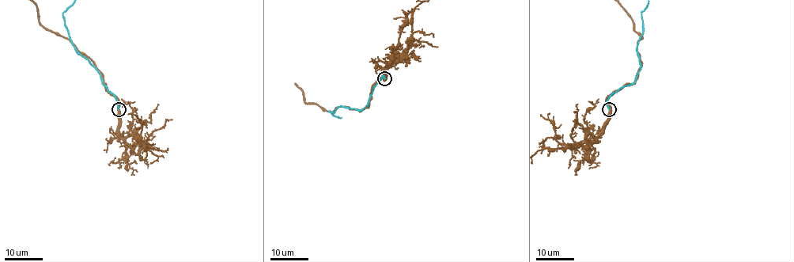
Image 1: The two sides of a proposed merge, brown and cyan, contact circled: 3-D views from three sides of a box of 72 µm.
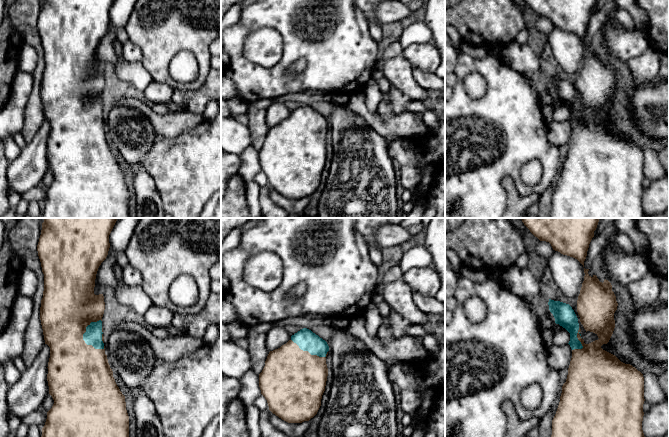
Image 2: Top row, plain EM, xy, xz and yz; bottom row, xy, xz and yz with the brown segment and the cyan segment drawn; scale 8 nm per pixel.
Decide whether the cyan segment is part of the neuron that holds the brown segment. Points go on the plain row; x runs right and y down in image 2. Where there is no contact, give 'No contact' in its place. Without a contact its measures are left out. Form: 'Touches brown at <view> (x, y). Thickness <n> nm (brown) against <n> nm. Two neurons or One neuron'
Touches brown at xy (84, 108). Thickness 440 nm (brown) against 140 nm. One neuron

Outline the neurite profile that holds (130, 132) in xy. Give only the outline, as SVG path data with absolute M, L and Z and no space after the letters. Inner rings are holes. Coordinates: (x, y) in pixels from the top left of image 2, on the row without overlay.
M126 106L112 107L108 117L108 139L130 165L142 165L154 145L156 134L147 116Z

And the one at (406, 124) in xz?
M356 88L351 91L349 101L344 108L359 115L372 129L385 137L395 134L401 137L419 136L428 132L422 116L415 112L406 111L401 114L390 113L381 116L378 112L371 112L365 104L363 90Z

